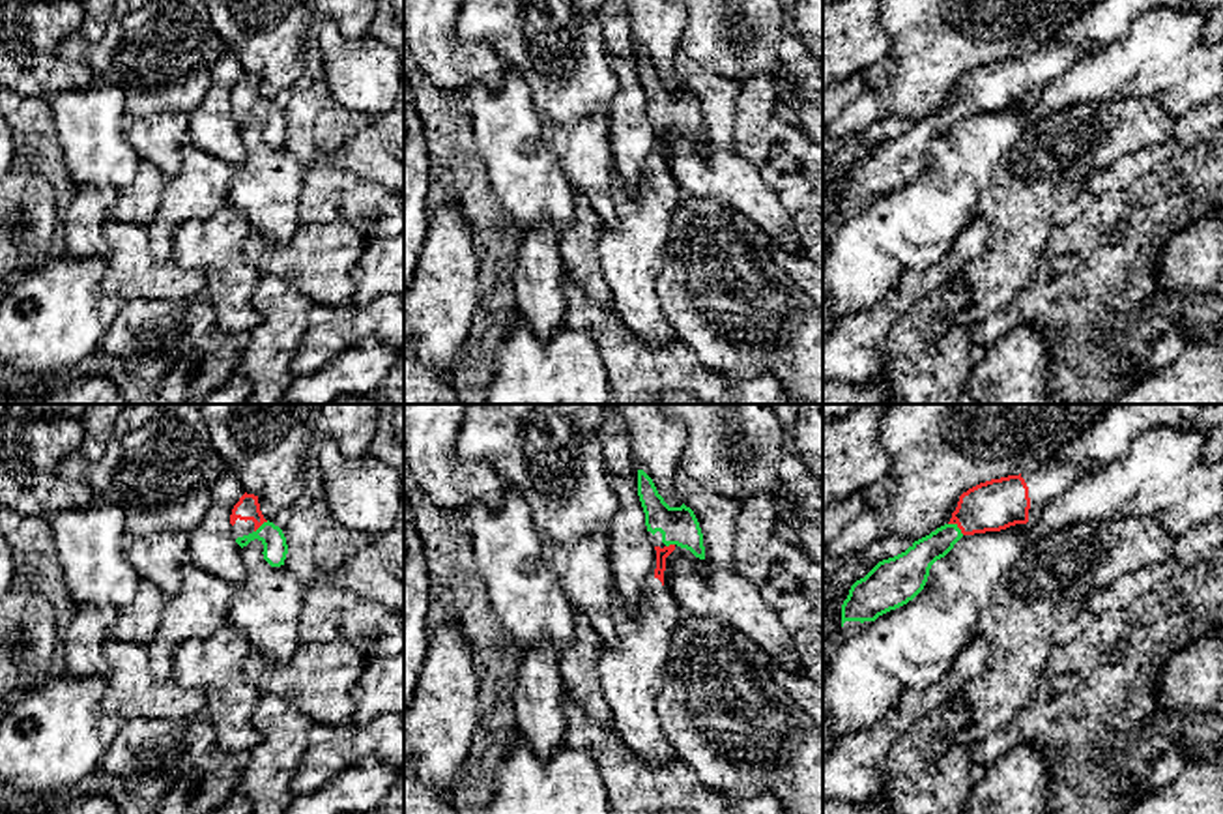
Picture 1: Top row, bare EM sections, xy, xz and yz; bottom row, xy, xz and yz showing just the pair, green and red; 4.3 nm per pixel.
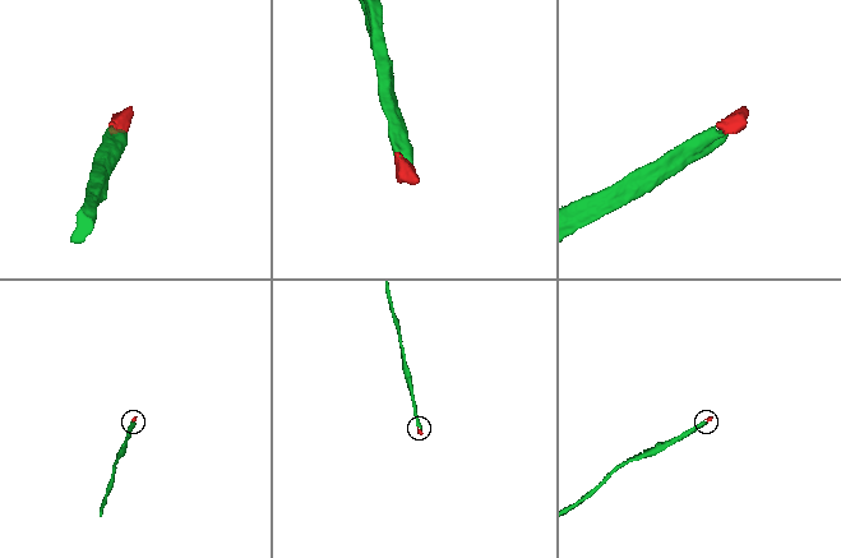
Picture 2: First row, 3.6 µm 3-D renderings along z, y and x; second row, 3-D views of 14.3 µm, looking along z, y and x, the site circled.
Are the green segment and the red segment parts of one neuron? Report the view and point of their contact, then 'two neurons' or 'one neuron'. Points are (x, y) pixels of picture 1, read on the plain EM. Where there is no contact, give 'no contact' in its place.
meets green in yz at (956, 107); one neuron

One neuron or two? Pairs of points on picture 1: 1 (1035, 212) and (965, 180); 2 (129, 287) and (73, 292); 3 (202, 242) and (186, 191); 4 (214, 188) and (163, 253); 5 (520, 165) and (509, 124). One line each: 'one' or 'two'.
1: two
2: two
3: two
4: one
5: one

